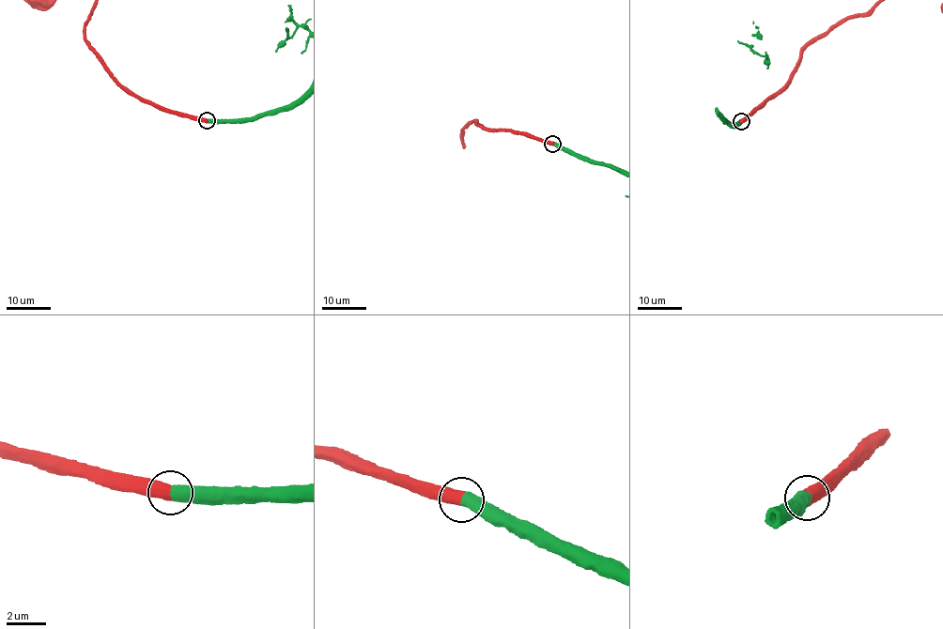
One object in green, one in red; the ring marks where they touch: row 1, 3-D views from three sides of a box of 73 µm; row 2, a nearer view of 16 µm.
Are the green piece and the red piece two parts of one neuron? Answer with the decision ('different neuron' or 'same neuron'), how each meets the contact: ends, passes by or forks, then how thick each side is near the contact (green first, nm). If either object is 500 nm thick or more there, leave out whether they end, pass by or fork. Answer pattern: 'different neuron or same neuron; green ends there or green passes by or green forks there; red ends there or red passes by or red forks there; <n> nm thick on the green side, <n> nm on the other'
same neuron; 550 nm thick on the green side, 650 nm on the other

